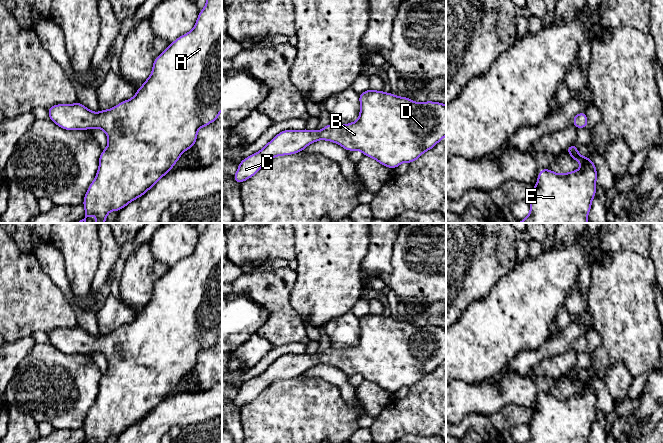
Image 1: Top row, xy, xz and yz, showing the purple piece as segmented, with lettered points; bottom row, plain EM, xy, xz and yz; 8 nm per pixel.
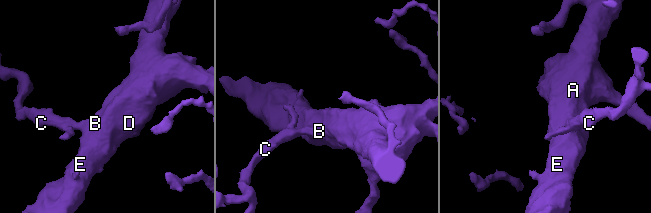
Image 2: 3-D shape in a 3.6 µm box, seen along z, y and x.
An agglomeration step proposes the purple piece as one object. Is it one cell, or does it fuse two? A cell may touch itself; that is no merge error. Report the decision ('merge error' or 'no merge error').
no merge error

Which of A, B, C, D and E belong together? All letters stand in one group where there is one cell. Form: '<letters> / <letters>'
A B C D E

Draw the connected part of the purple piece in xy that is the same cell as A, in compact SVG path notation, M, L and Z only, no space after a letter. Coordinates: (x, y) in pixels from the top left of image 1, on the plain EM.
M207 223L203 234L199 236L194 252L170 267L169 270L154 284L151 299L142 308L142 311L137 313L136 319L133 322L123 325L111 333L101 334L99 337L90 335L78 325L71 329L57 328L47 334L49 343L65 354L101 352L106 357L108 361L108 369L99 381L99 392L97 398L85 418L83 425L85 440L83 443L87 443L90 439L96 439L97 443L106 443L111 434L118 436L130 426L145 418L165 398L171 395L182 377L192 372L195 368L198 354L201 351L214 346L219 341L219 337L222 334L222 223Z

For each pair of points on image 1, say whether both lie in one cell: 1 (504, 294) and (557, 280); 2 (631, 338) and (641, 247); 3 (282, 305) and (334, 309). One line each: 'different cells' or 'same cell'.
1: same cell
2: different cells
3: different cells

